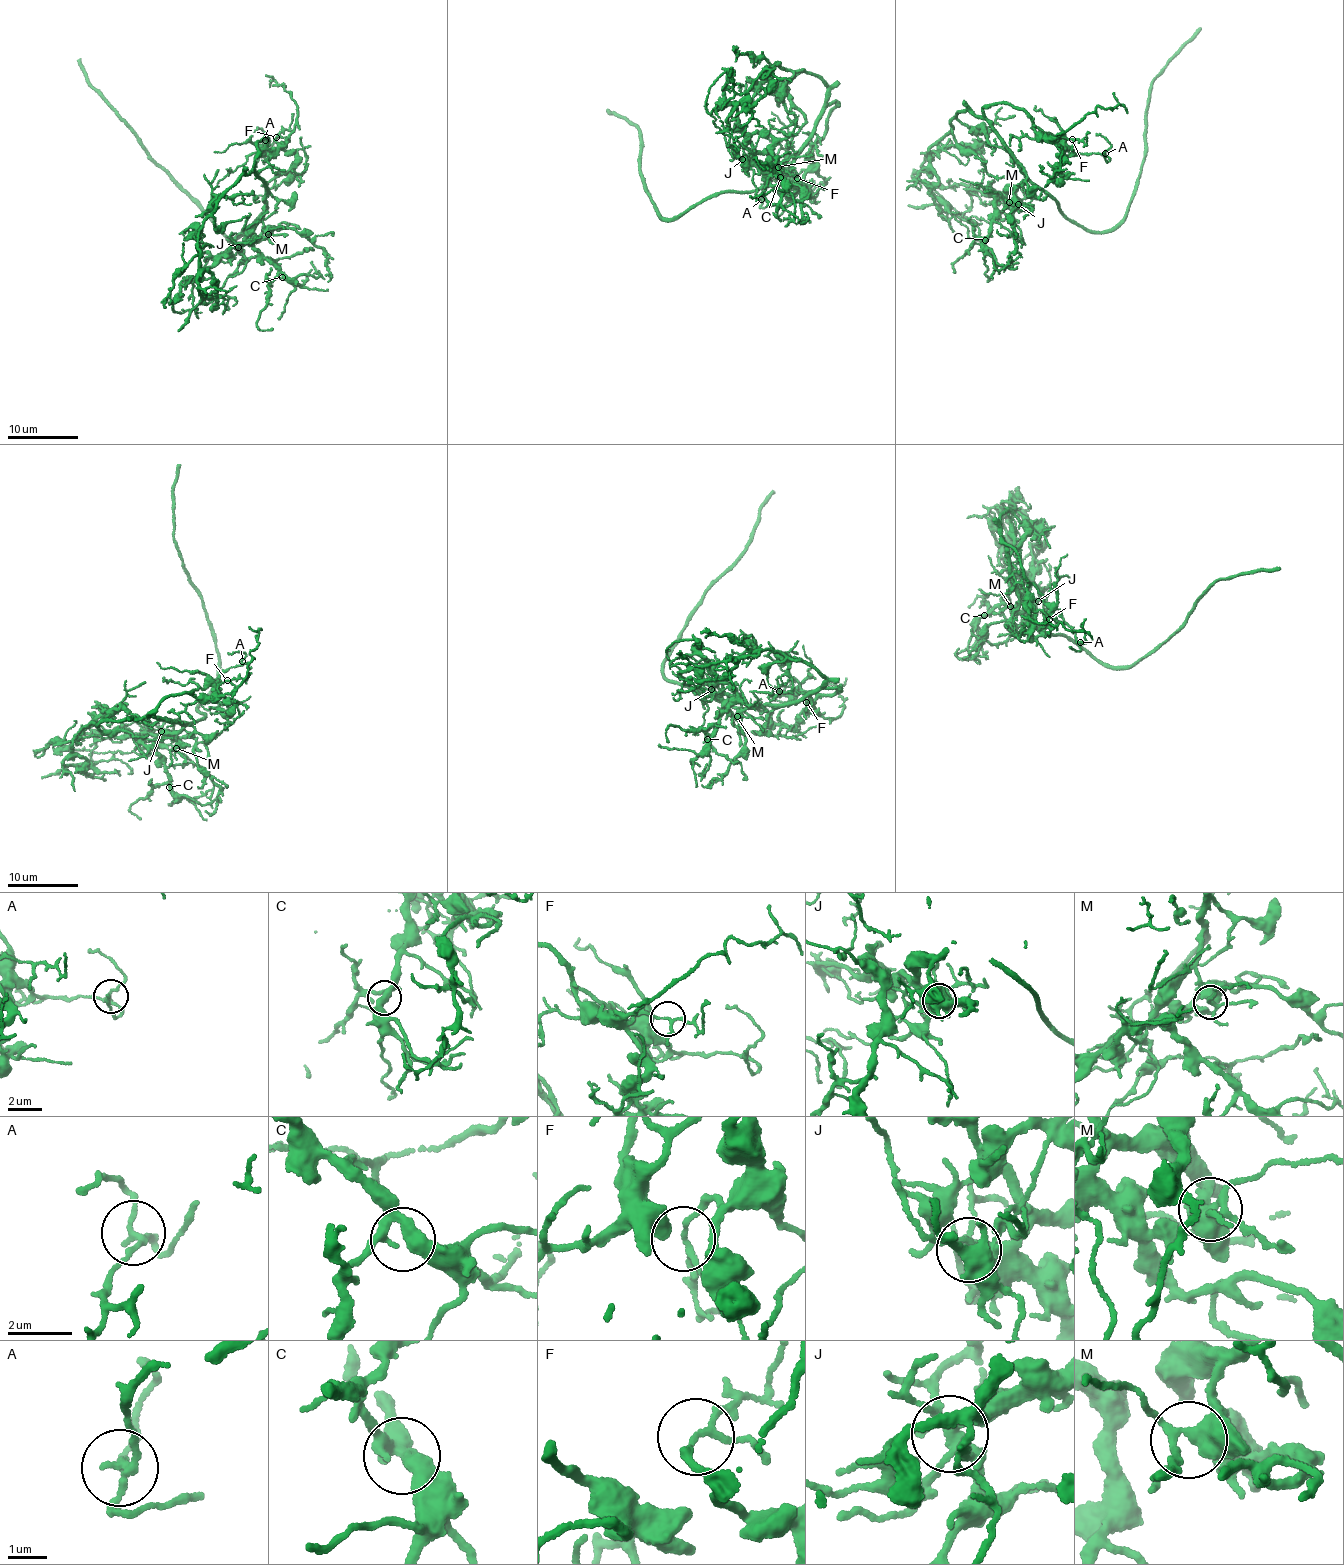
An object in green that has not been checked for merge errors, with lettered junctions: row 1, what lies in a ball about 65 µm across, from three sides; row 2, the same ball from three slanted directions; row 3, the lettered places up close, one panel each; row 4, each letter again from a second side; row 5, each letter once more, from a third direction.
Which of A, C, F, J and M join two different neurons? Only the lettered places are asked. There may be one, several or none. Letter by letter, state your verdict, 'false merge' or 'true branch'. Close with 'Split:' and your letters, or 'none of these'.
A: true branch
C: true branch
F: true branch
J: true branch
M: true branch
Split: none of these

